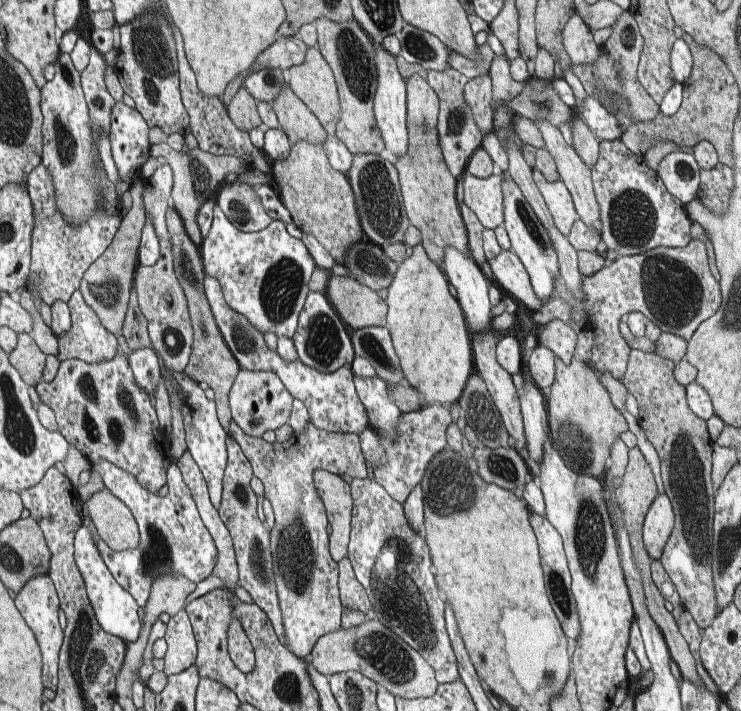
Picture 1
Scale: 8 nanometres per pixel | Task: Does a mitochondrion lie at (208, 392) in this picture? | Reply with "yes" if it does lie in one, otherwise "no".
no

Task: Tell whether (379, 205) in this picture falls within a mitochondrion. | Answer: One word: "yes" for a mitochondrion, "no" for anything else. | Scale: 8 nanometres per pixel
yes

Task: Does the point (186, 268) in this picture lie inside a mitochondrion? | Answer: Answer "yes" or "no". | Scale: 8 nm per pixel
yes

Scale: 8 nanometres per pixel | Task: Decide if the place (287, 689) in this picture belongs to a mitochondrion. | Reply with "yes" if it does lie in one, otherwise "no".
yes

